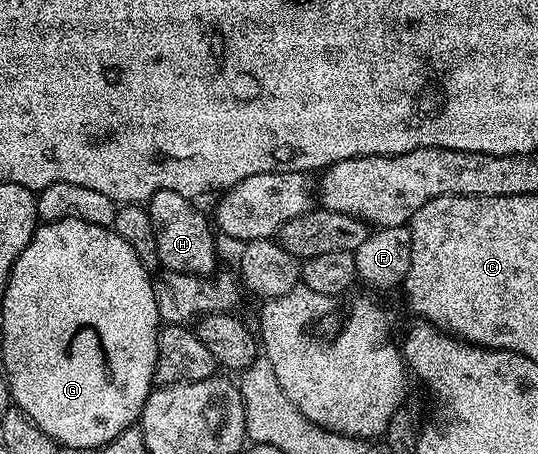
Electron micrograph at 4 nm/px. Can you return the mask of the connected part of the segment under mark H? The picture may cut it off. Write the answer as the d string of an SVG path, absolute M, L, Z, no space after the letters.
M160 190L150 196L148 211L152 218L152 234L156 234L158 262L167 272L186 272L189 276L210 278L215 275L214 267L218 264L218 248L214 245L216 232L208 219L207 213L205 216L204 213L198 212L198 208L194 204L197 203L191 197L184 194L176 194L176 190Z

